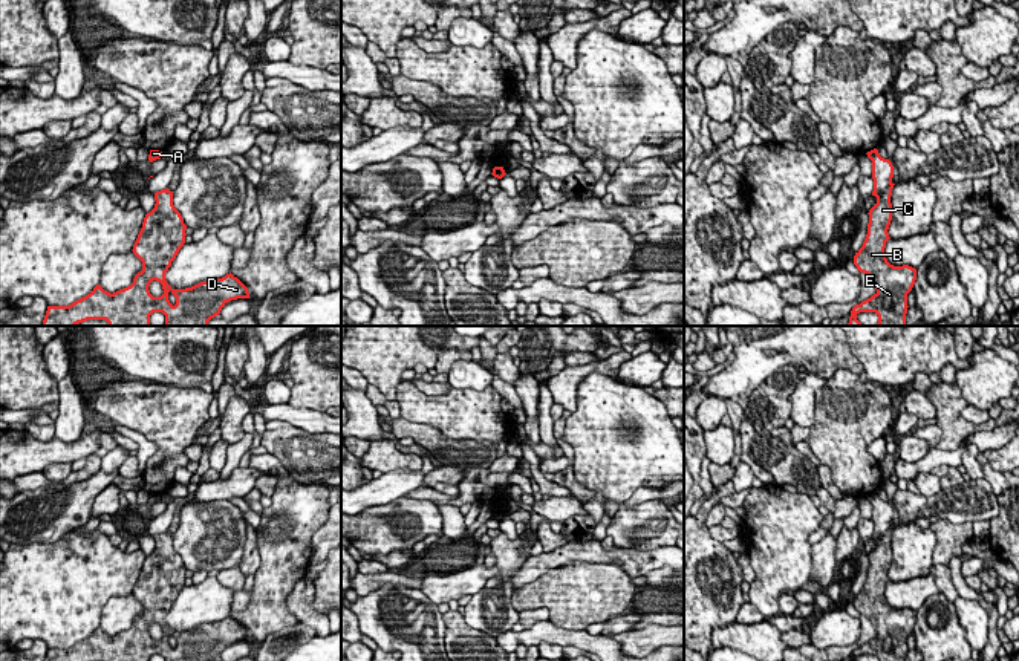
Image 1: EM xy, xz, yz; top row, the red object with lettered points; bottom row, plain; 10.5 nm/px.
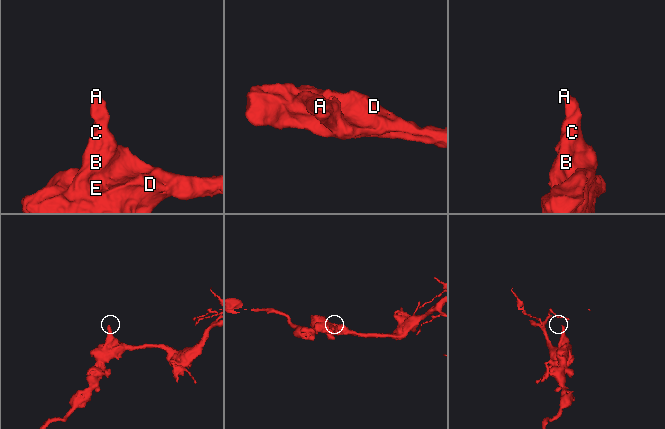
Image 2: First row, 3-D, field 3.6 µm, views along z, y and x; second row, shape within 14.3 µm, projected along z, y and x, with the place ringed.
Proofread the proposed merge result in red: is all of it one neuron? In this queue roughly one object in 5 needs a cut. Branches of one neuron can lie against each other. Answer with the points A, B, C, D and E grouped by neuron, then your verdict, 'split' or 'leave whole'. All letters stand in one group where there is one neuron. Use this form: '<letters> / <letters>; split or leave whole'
A B C D E; leave whole

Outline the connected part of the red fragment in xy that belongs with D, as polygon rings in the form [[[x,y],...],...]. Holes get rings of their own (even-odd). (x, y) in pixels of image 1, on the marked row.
[[[168,188],[156,191],[155,200],[155,208],[145,214],[132,249],[142,262],[142,271],[135,275],[133,283],[113,294],[96,285],[90,294],[69,306],[47,306],[41,326],[77,326],[87,320],[106,320],[109,326],[151,326],[150,315],[153,312],[165,315],[164,326],[208,326],[208,321],[219,315],[228,301],[249,298],[248,288],[231,272],[222,278],[200,282],[185,289],[173,289],[167,283],[165,272],[185,243],[187,225],[173,205],[173,191]],[[153,280],[162,285],[164,294],[161,297],[153,297],[148,291]]]

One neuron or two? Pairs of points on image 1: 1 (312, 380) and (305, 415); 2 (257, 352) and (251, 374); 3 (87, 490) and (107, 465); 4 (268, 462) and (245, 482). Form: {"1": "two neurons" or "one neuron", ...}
{"1": "two neurons", "2": "one neuron", "3": "two neurons", "4": "two neurons"}

